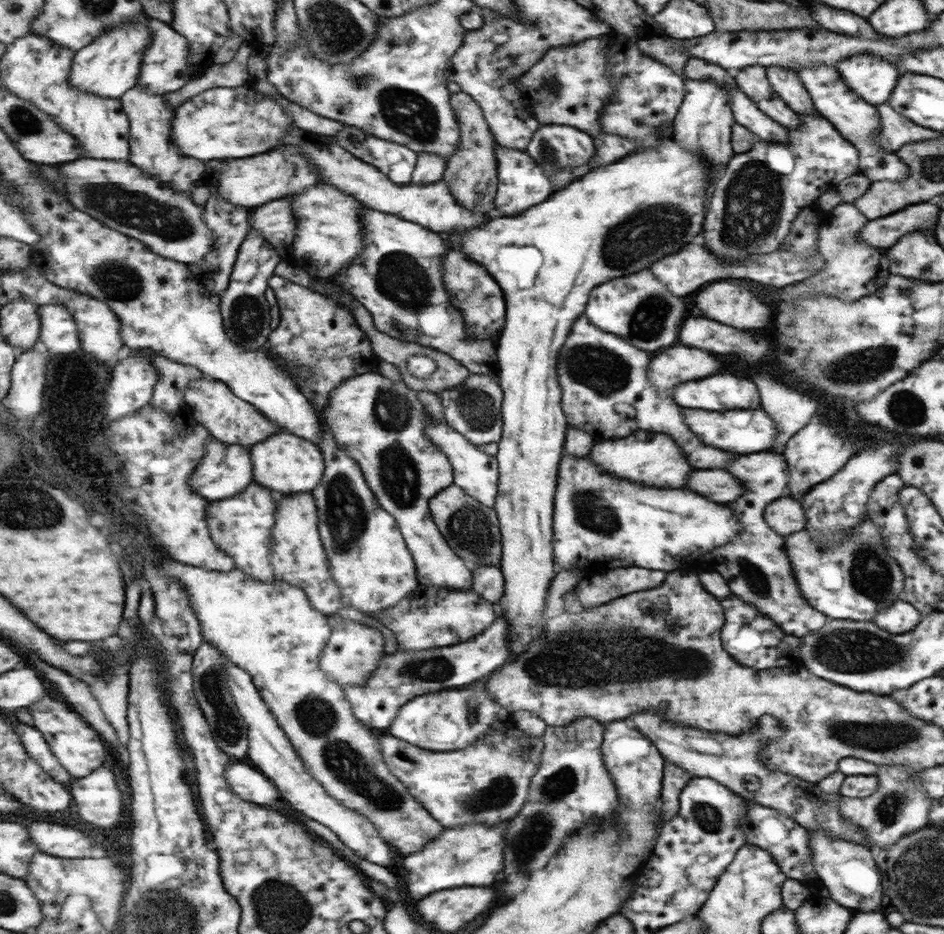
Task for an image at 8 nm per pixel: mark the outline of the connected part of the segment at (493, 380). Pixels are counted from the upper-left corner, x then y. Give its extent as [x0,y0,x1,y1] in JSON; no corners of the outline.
[436,374,502,445]

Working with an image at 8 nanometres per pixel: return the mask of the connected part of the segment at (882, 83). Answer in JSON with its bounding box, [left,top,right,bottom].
[834,54,901,106]

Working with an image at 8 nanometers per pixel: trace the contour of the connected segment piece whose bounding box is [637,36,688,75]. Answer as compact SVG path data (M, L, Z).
M655 36L646 39L638 39L638 48L648 57L661 61L665 65L669 65L674 72L682 74L682 68L688 56L685 55L682 39L676 38L655 38Z

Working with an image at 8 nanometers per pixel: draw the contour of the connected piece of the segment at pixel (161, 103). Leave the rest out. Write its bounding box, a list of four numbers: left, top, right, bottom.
[122,86,205,196]

